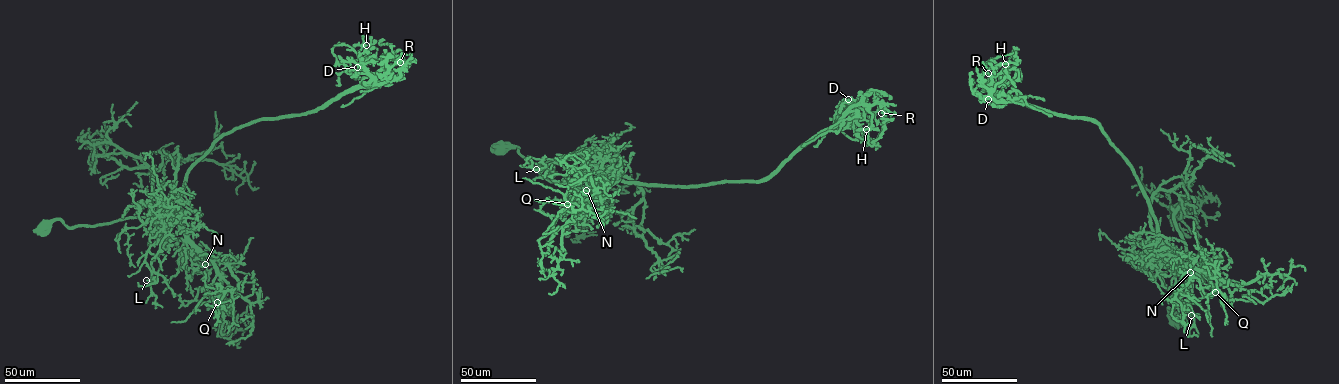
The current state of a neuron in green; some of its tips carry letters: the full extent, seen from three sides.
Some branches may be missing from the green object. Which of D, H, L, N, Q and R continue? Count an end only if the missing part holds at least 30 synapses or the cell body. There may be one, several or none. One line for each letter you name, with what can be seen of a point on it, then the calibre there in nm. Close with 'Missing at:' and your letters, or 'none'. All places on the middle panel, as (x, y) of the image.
Missing at: none

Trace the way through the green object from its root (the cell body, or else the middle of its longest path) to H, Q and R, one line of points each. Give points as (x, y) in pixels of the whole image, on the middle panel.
H: (502, 148), (579, 187), (692, 185), (774, 175), (853, 102), (866, 129)
Q: (502, 148), (516, 147), (553, 181), (586, 187), (603, 179), (591, 187), (586, 206), (567, 204)
R: (502, 148), (516, 147), (546, 178), (579, 187), (608, 178), (756, 181), (851, 107), (877, 103), (881, 113)

